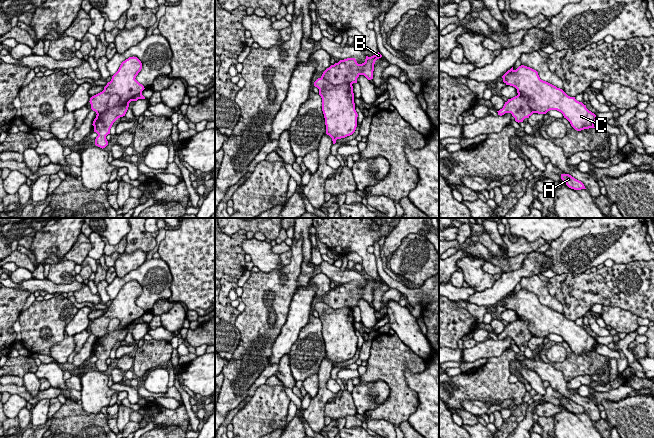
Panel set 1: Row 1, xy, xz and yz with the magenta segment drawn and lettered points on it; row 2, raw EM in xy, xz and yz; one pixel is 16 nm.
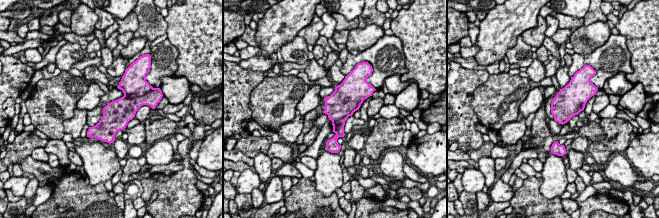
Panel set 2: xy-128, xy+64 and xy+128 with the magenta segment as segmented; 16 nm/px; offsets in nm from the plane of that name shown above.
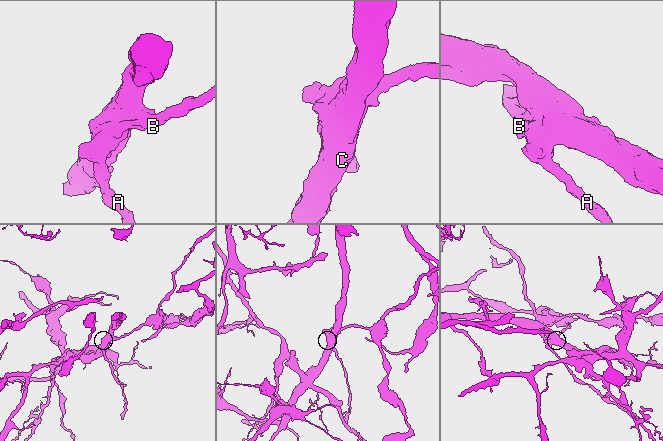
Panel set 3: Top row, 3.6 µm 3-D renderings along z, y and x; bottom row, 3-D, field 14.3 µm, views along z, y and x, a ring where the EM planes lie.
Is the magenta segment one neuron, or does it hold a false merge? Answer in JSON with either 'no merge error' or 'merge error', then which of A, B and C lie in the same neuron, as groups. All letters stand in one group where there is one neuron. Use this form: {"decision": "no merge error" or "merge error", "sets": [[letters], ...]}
{"decision": "merge error", "sets": [["A", "B"], ["C"]]}

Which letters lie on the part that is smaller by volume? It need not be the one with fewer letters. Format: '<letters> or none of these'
A, B

